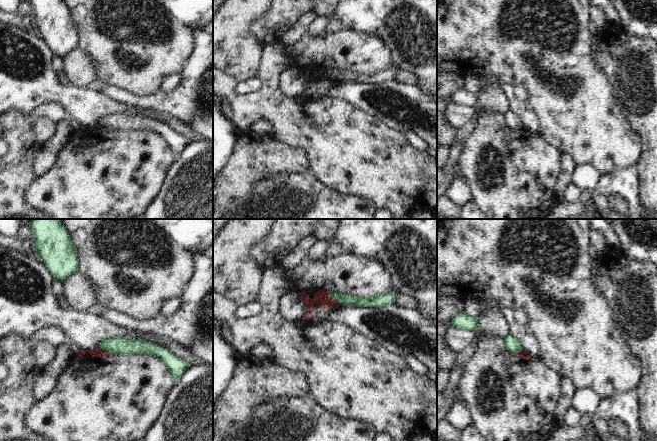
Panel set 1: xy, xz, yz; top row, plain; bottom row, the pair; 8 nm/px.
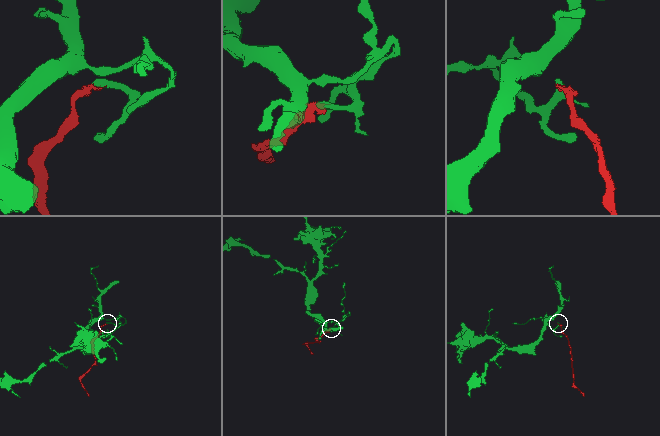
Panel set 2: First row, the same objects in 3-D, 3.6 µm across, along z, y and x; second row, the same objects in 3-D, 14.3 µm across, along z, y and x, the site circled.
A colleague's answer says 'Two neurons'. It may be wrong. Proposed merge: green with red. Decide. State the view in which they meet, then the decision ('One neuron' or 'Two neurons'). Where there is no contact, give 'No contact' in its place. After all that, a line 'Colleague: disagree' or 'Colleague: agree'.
Touches green in xy. Two neurons
Colleague: agree

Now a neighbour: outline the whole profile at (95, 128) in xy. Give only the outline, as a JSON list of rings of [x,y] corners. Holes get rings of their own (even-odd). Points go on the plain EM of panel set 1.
[[[96,123],[96,124],[93,125],[93,126],[83,126],[83,125],[80,125],[80,126],[79,126],[79,129],[78,129],[78,132],[82,133],[82,132],[85,131],[86,129],[90,129],[92,135],[94,135],[96,132],[98,132],[98,133],[100,133],[100,134],[104,134],[105,132],[112,132],[112,131],[113,131],[113,130],[110,129],[110,128],[105,128],[105,127],[99,125],[98,123]]]

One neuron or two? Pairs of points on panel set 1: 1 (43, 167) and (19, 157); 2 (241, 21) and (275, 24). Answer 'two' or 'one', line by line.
1: two
2: two

